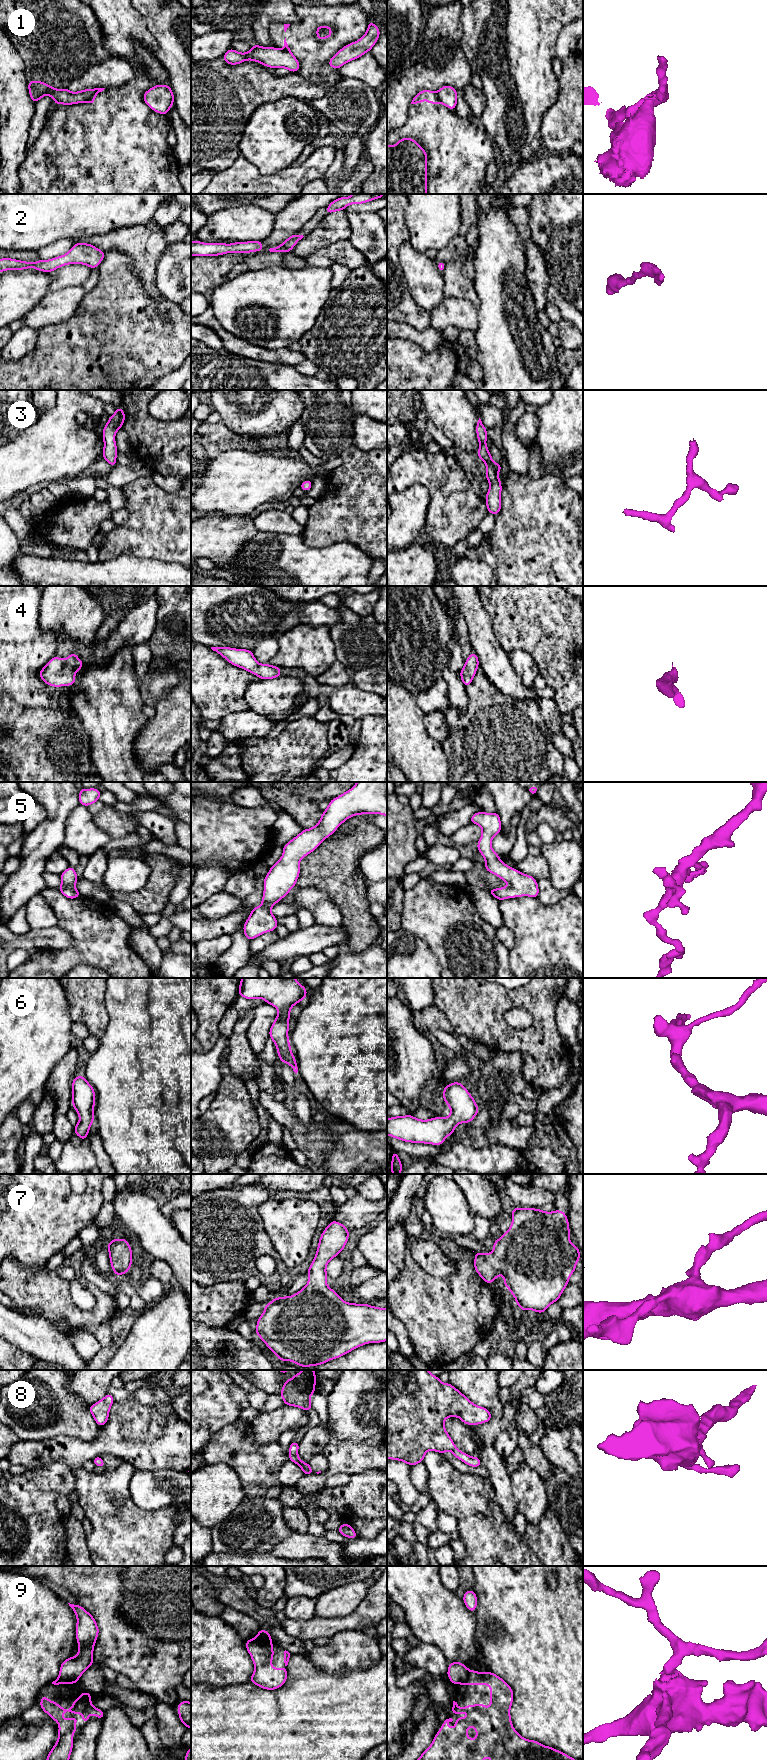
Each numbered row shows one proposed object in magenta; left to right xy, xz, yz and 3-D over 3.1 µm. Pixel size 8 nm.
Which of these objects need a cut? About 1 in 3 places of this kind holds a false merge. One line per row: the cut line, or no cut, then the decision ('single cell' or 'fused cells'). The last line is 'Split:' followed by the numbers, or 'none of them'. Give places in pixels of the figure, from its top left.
1: cut in yz along (435, 93), (441, 102); fused cells
2: no cut; single cell
3: no cut; single cell
4: no cut; single cell
5: no cut; single cell
6: no cut; single cell
7: no cut; single cell
8: no cut; single cell
9: cut in xz along (256, 1638), (262, 1641), (270, 1641); fused cells
Split: 1, 9

